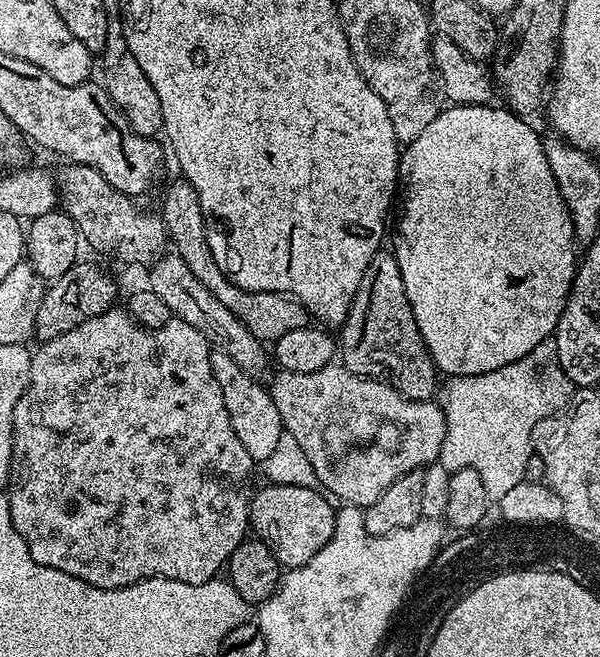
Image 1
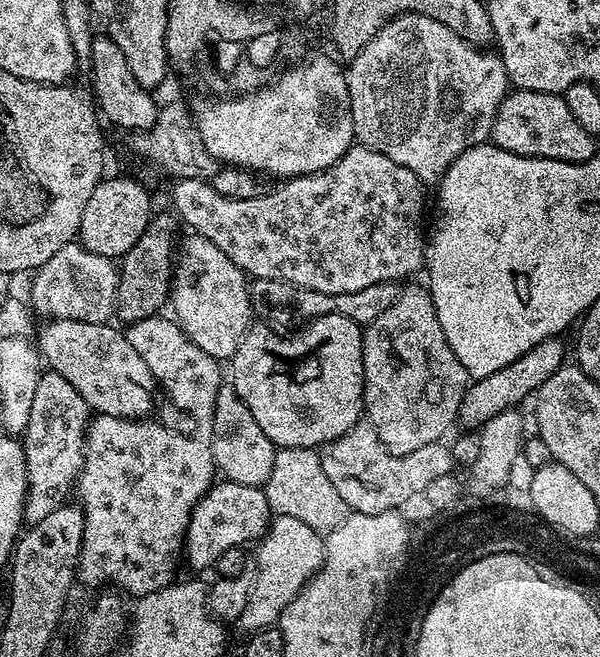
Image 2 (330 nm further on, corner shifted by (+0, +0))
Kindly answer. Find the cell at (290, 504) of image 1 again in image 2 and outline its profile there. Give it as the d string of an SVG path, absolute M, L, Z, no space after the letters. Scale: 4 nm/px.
M233 480L213 483L208 492L192 507L184 529L182 552L188 555L192 568L209 568L215 565L222 554L239 549L247 540L259 541L267 532L270 509L267 498L259 487L235 484Z

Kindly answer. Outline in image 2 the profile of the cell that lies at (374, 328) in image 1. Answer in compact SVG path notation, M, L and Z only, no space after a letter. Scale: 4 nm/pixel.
M412 284L409 288L401 287L396 293L396 301L374 322L364 329L362 342L362 362L364 363L364 410L367 423L376 432L376 437L384 444L387 452L396 456L422 450L422 446L443 441L448 427L461 415L460 406L464 391L470 384L468 371L458 362L446 334L438 322L434 310L432 294L427 287Z

